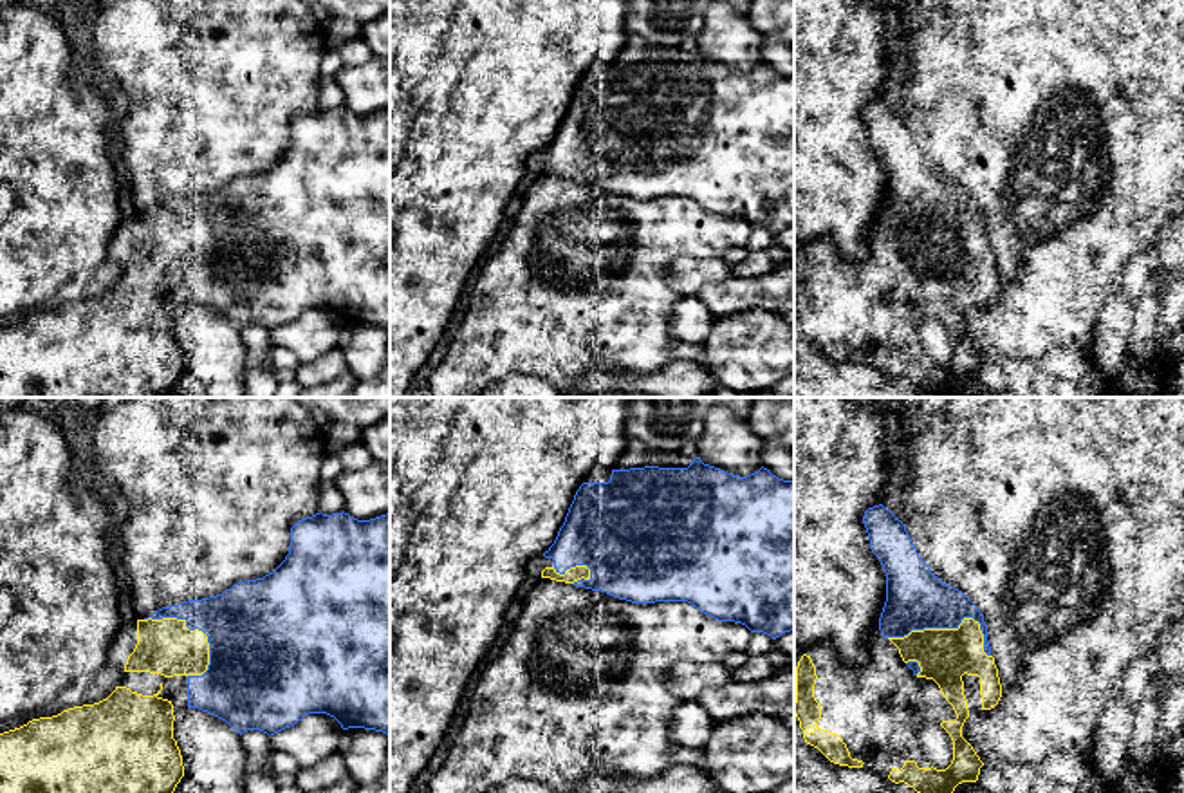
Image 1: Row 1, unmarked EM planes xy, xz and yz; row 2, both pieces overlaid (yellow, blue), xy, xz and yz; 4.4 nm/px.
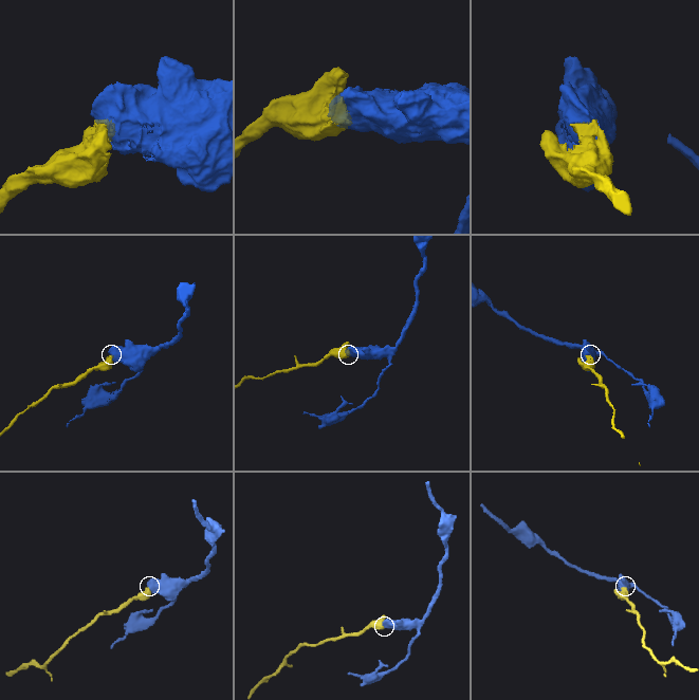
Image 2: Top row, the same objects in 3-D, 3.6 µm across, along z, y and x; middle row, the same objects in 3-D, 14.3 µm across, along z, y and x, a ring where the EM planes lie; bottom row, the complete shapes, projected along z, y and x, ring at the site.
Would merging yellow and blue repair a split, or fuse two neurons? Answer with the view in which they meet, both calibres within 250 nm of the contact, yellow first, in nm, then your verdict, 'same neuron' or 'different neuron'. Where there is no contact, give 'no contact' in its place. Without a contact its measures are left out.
yz | 240/280 nm | same neuron

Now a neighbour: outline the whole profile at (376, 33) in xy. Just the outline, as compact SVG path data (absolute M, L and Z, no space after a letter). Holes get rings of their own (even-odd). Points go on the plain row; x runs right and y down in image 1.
M390 11L366 22L359 36L366 42L374 58L390 61Z

